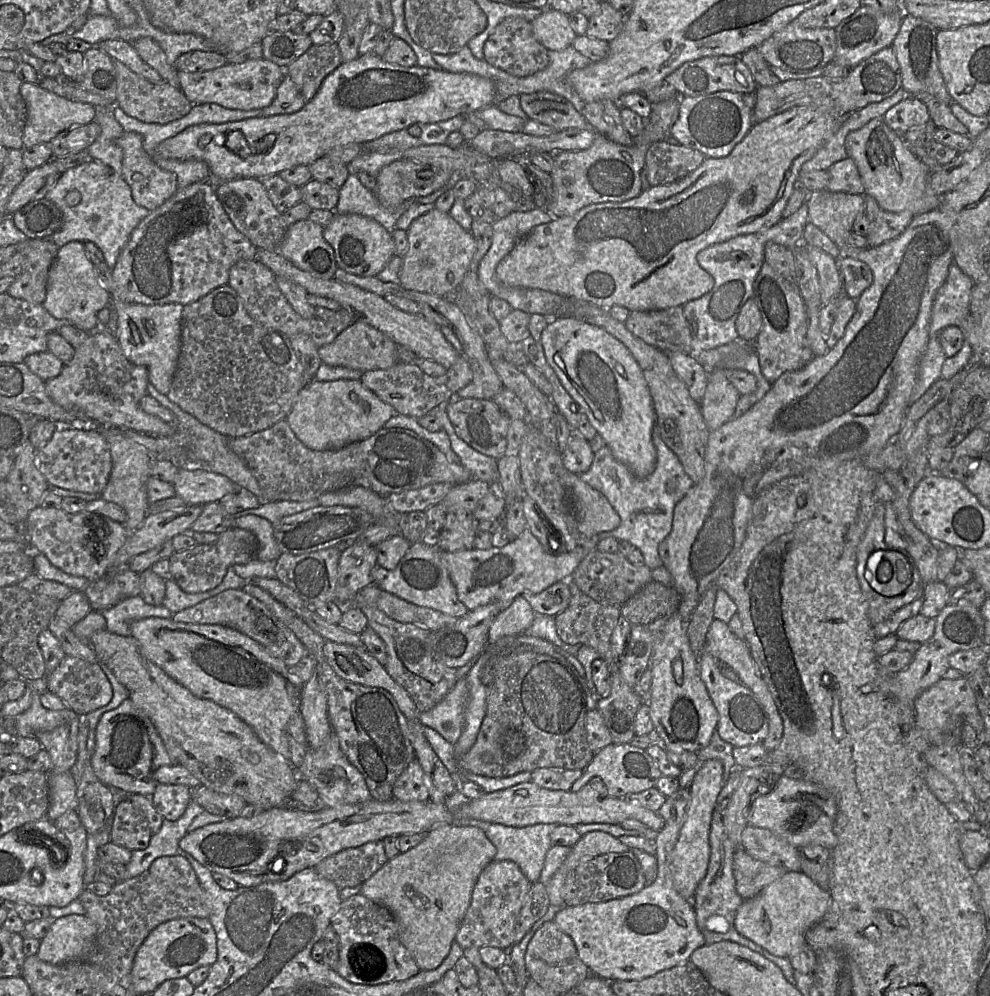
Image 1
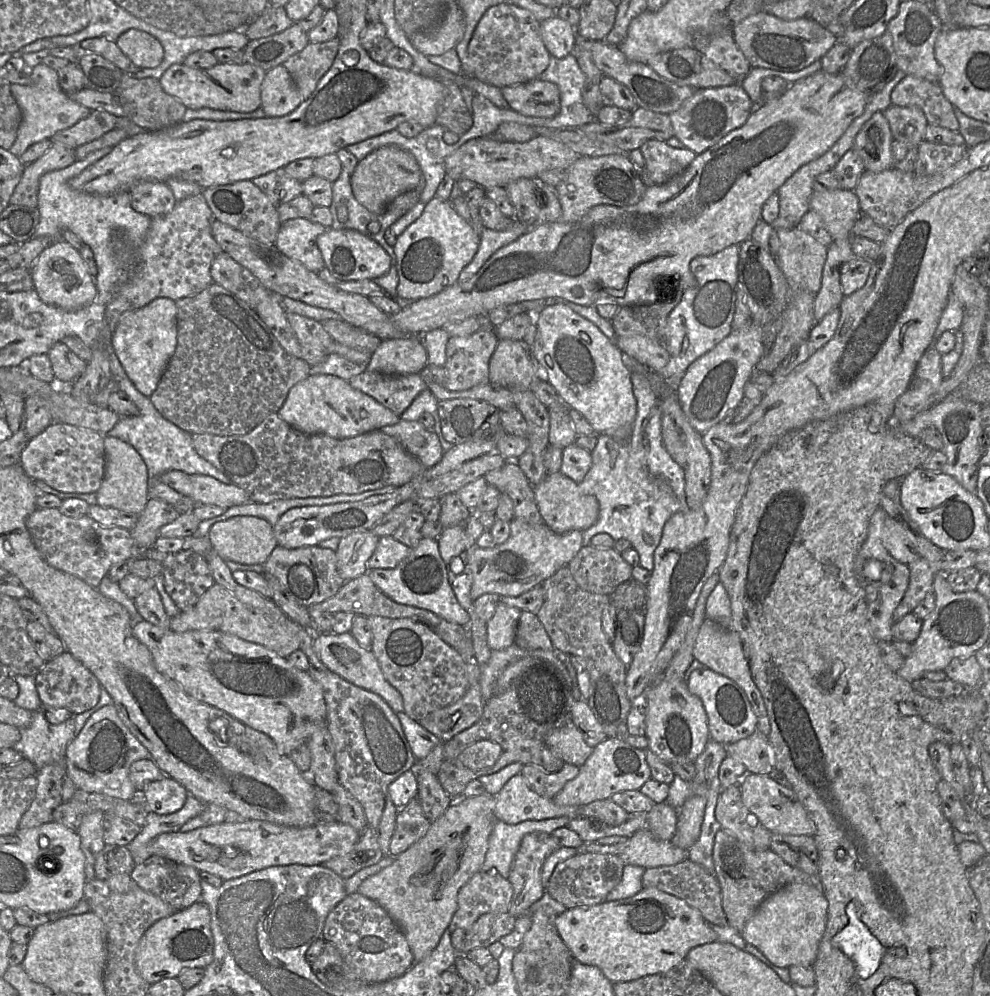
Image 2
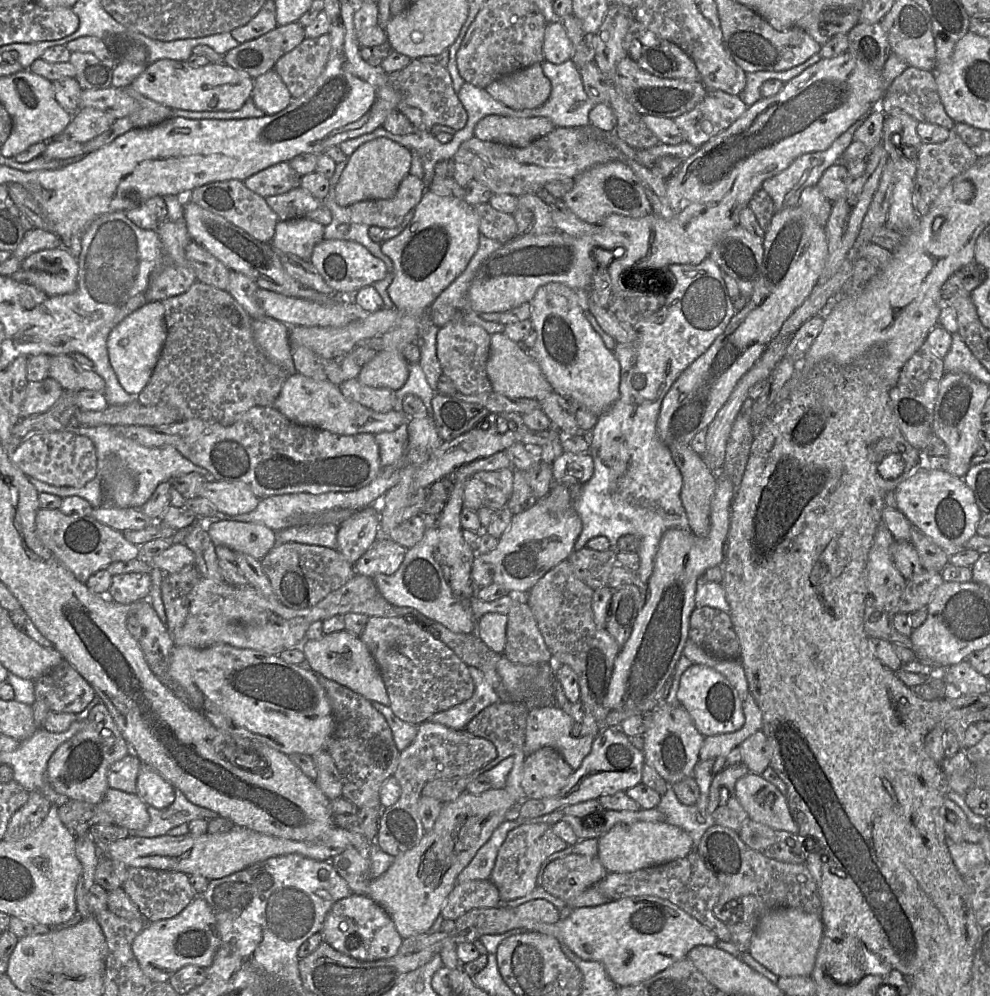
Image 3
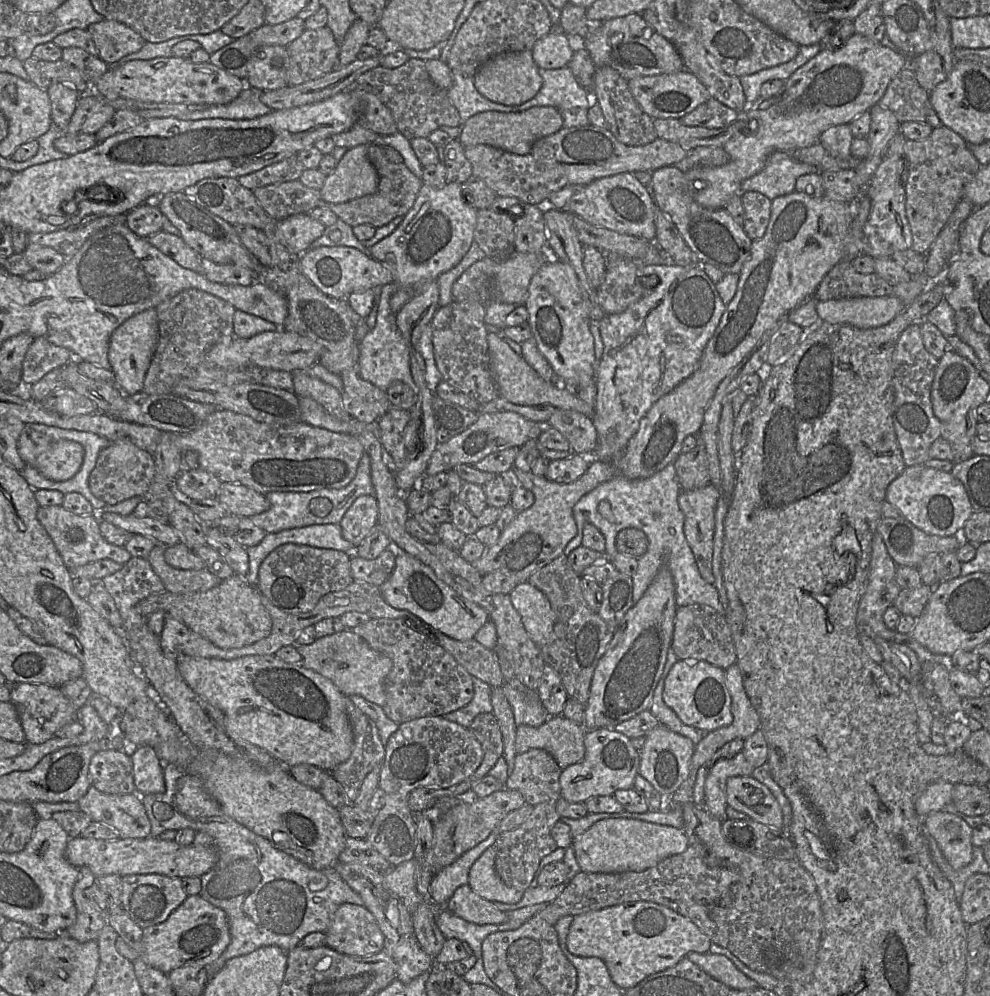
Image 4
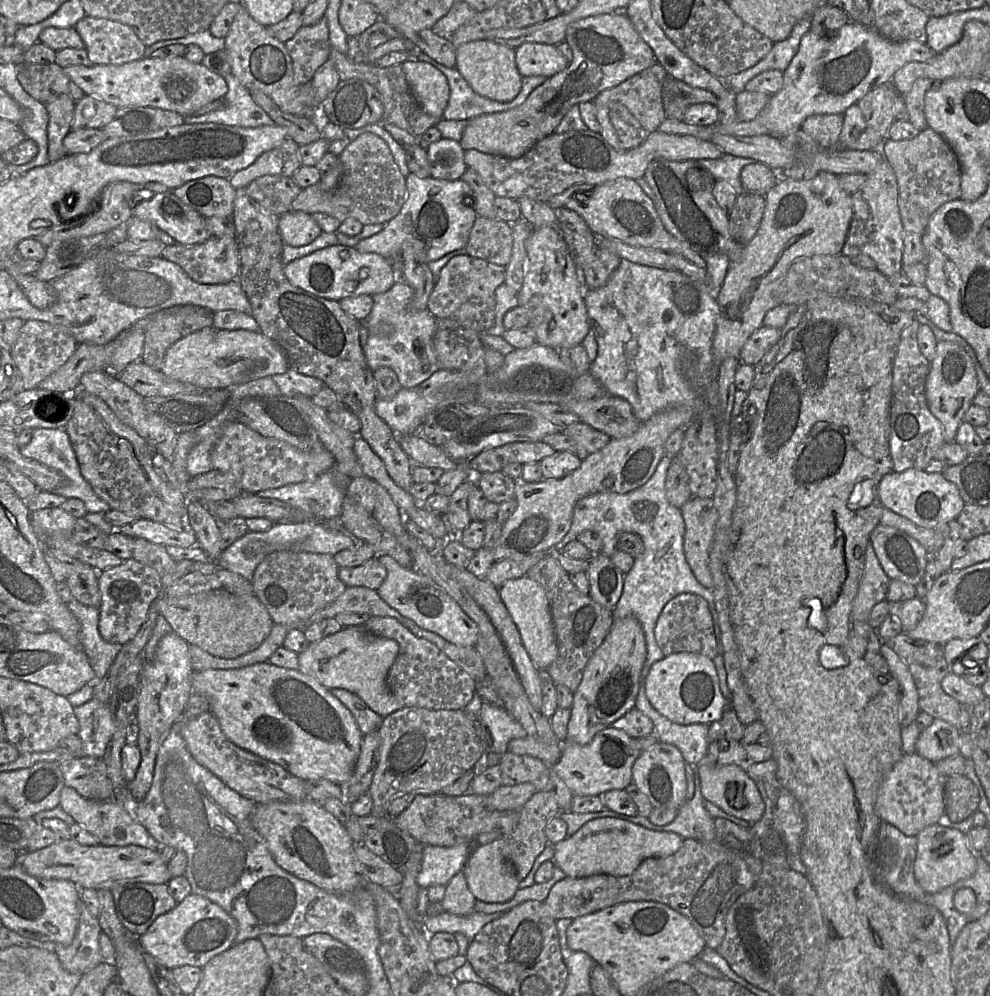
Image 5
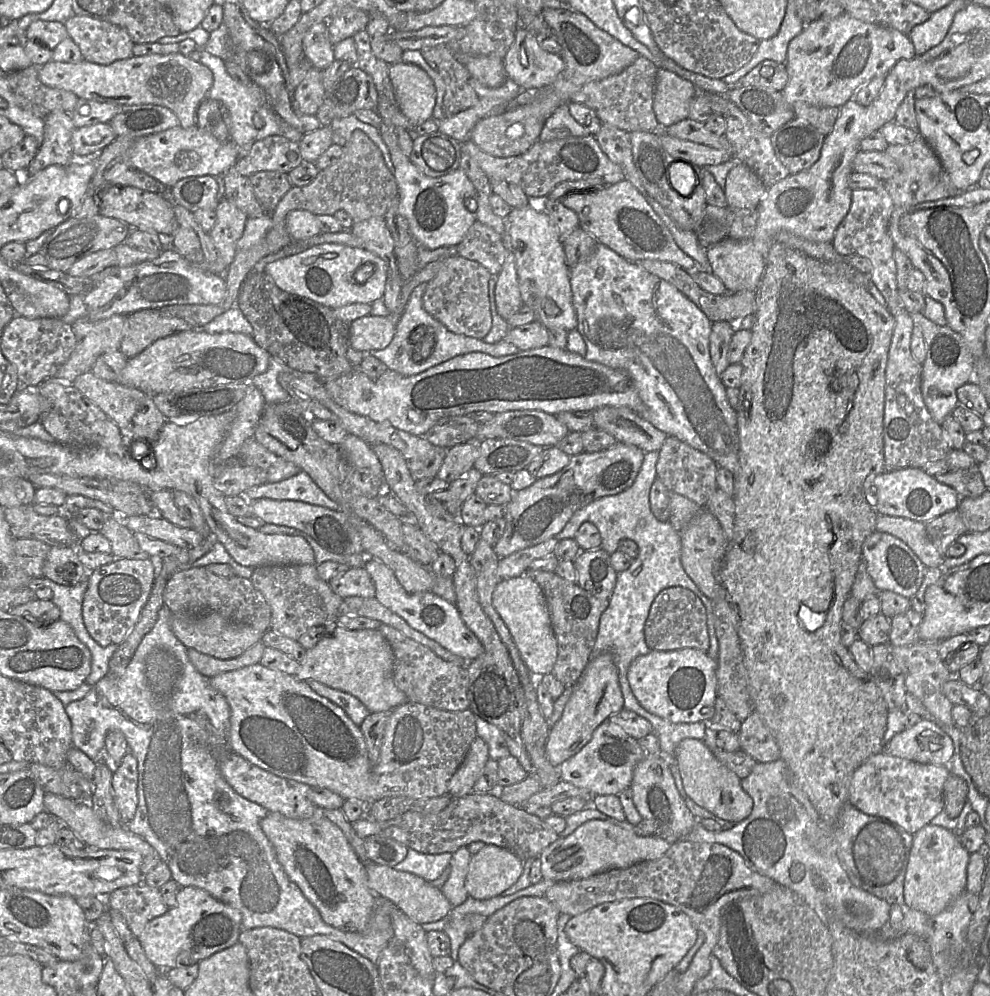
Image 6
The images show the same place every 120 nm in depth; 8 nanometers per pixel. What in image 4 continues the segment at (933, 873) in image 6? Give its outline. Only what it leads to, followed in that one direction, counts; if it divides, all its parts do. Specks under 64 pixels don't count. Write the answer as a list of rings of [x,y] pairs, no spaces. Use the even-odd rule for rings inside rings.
[[[944,810],[932,812],[923,819],[923,828],[954,870],[961,869],[971,862],[973,828],[960,816]]]

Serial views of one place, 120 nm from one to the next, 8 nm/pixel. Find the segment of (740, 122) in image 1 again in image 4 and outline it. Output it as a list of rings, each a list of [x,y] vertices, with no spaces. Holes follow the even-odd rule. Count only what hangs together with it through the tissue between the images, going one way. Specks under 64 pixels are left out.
[[[714,98],[700,104],[692,112],[679,119],[685,126],[723,128],[735,122],[739,113]]]

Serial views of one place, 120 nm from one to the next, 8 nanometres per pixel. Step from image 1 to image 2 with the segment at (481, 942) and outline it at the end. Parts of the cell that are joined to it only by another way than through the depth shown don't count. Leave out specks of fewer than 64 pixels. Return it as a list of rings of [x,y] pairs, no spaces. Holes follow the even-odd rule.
[[[495,868],[489,872],[478,871],[460,888],[458,907],[447,930],[452,933],[456,929],[467,929],[486,913],[508,913],[512,897],[512,884]]]

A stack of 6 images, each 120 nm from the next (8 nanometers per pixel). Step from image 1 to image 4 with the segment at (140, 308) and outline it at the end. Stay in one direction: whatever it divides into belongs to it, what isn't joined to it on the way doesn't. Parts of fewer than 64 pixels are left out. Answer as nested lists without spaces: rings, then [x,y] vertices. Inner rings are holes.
[[[149,308],[130,317],[112,333],[108,357],[111,370],[116,376],[116,385],[126,396],[142,392],[158,337],[159,327],[156,308]]]

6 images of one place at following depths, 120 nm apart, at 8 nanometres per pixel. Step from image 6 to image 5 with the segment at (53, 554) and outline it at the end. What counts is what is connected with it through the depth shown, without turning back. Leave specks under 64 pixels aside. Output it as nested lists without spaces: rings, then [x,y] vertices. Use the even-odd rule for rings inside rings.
[[[76,563],[65,582],[73,599],[84,605],[99,608],[101,593],[97,570],[85,563]]]

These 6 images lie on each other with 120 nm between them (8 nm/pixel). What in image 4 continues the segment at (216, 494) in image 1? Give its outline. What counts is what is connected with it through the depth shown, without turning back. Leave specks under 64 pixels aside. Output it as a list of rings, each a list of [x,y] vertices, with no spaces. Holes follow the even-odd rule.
[[[222,483],[216,499],[234,516],[250,518],[270,507],[270,502],[264,494],[235,483]]]

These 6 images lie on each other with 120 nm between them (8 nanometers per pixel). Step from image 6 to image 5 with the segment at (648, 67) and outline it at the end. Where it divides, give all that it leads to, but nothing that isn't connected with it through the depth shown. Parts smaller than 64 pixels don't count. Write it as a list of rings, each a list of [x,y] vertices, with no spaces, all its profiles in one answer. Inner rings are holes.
[[[654,63],[618,86],[601,92],[593,103],[621,103],[645,130],[655,132],[666,118],[662,102],[662,86],[666,77],[664,68],[659,63]]]

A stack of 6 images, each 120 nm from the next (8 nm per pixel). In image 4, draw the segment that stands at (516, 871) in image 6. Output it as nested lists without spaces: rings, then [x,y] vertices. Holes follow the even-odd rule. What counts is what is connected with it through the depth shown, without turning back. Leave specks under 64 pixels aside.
[[[496,844],[488,847],[469,870],[468,885],[490,902],[518,903],[523,892],[506,886],[495,871]]]

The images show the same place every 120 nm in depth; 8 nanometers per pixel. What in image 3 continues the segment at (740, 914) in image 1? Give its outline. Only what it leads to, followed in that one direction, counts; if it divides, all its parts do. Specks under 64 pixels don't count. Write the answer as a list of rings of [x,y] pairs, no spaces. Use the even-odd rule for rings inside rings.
[[[776,908],[765,912],[751,939],[749,954],[778,977],[811,976],[823,934],[821,916],[795,908]]]

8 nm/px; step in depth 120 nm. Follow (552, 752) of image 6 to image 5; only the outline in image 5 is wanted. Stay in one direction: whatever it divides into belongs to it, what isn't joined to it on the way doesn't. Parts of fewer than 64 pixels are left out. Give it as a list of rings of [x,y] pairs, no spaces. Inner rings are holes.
[[[634,617],[615,620],[608,636],[589,660],[581,683],[573,693],[565,740],[587,745],[596,733],[611,726],[613,722],[635,708],[646,657],[645,636],[640,622]]]

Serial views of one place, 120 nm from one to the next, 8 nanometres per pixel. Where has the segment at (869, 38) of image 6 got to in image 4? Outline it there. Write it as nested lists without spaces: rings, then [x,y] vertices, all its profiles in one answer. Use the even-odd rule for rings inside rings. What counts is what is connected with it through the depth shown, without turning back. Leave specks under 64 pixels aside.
[[[854,33],[849,39],[842,44],[839,48],[827,50],[821,49],[820,52],[806,62],[803,66],[799,67],[784,83],[781,91],[769,98],[758,98],[755,102],[747,104],[744,111],[740,114],[740,119],[746,120],[748,126],[744,129],[744,132],[736,133],[731,139],[729,139],[722,148],[728,153],[730,160],[728,163],[722,166],[695,166],[694,168],[685,172],[685,178],[690,183],[690,193],[694,200],[704,208],[708,209],[721,209],[724,208],[730,198],[736,194],[741,192],[741,184],[744,180],[754,176],[759,173],[765,166],[767,159],[769,156],[775,151],[792,151],[800,148],[807,148],[816,143],[819,143],[819,137],[828,128],[832,126],[842,125],[842,124],[850,124],[855,118],[860,116],[861,114],[869,111],[874,105],[879,104],[885,91],[892,81],[892,79],[910,62],[910,59],[914,57],[908,57],[903,52],[897,50],[894,46],[886,43],[876,43],[862,35]]]

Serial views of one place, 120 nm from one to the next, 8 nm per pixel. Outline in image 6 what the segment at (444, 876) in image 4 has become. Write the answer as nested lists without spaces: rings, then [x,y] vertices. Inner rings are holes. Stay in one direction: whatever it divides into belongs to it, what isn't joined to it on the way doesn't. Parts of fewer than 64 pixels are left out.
[[[408,848],[404,860],[393,868],[397,871],[409,872],[427,882],[434,881],[450,865],[451,853],[423,854]]]

